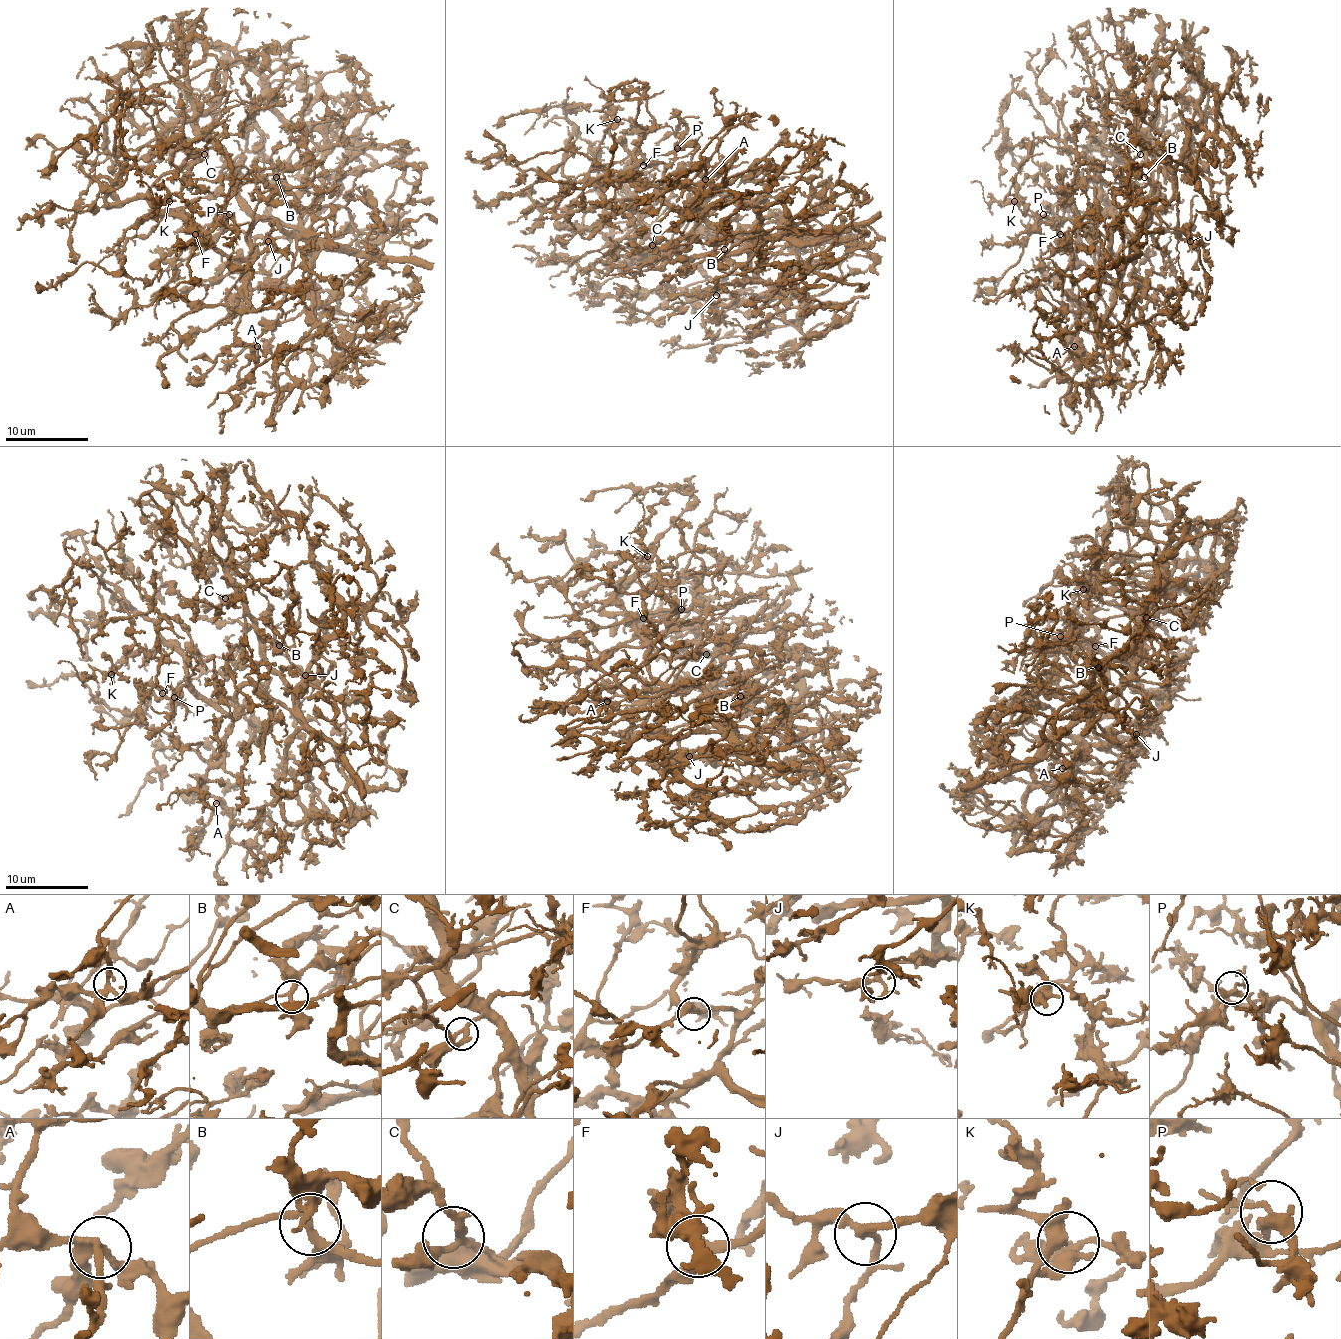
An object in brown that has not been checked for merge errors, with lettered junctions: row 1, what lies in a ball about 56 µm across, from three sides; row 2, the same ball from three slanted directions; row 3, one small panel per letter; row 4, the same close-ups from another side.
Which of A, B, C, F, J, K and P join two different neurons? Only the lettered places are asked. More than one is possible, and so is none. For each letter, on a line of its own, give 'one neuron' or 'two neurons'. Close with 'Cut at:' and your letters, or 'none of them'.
A: one neuron
B: one neuron
C: one neuron
F: one neuron
J: one neuron
K: one neuron
P: one neuron
Cut at: none of them

